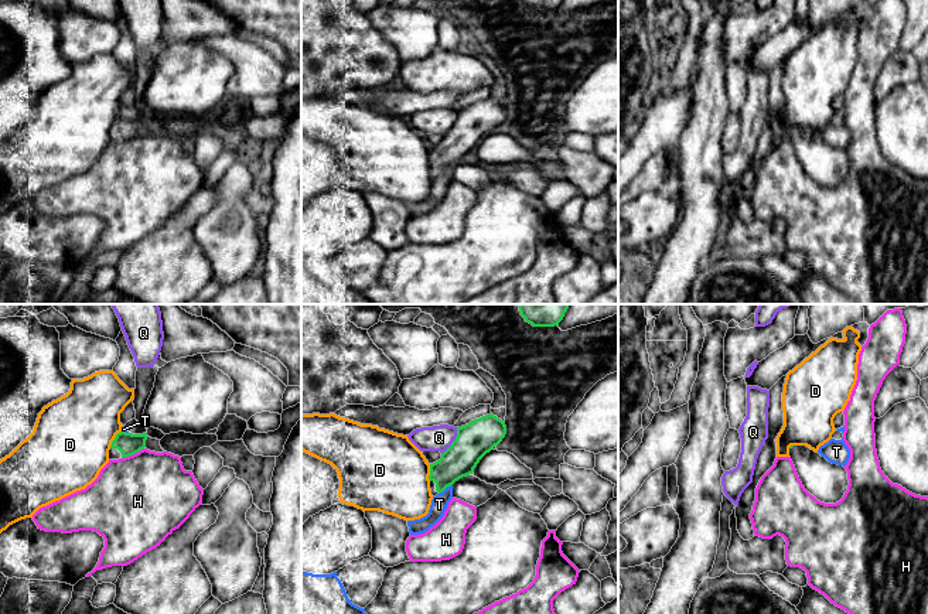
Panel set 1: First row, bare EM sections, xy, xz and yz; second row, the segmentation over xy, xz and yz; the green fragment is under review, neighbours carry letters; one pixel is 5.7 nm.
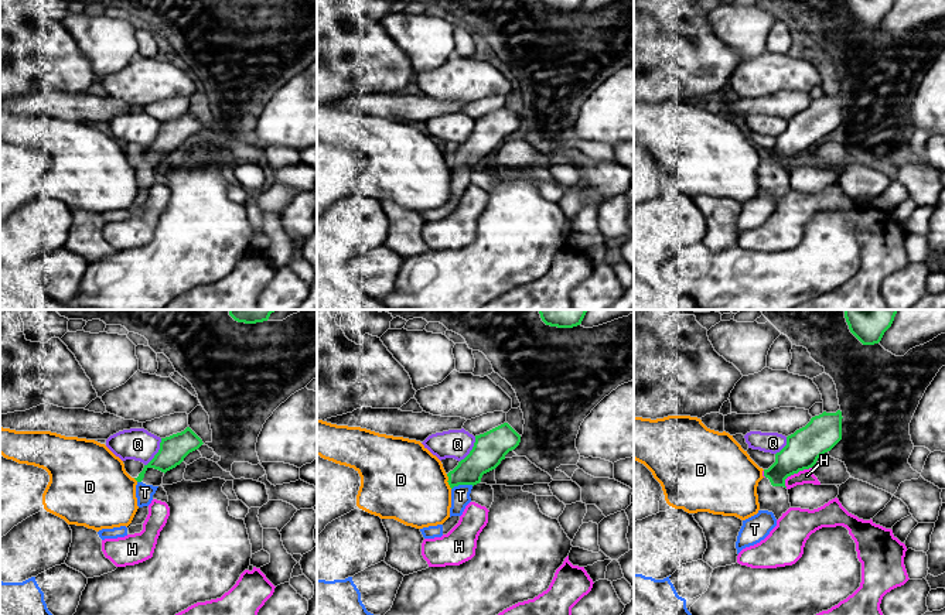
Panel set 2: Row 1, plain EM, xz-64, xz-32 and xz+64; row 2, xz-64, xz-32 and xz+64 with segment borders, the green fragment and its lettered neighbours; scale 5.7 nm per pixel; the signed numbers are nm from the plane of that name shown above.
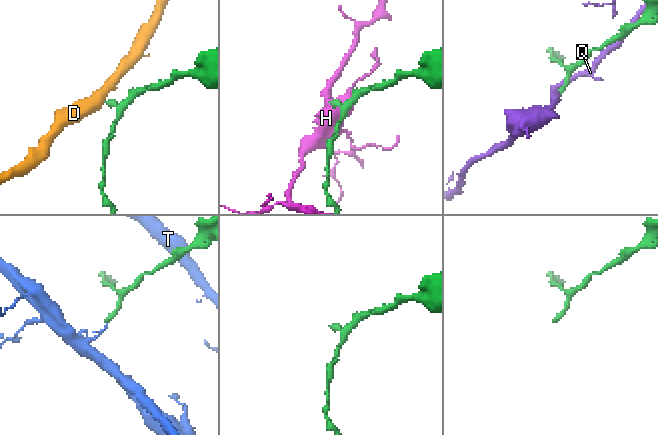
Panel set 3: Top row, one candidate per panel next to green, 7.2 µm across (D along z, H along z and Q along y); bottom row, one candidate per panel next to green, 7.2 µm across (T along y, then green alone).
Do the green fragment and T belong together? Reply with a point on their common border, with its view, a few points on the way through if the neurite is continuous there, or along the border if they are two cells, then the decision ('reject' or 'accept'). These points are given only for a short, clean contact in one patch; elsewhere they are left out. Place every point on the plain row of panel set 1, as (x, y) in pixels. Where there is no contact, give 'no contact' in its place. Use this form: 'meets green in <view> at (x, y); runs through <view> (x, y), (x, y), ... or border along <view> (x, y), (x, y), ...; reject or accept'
meets green in xz at (444, 171); border along xz (451, 167), (439, 177); reject

